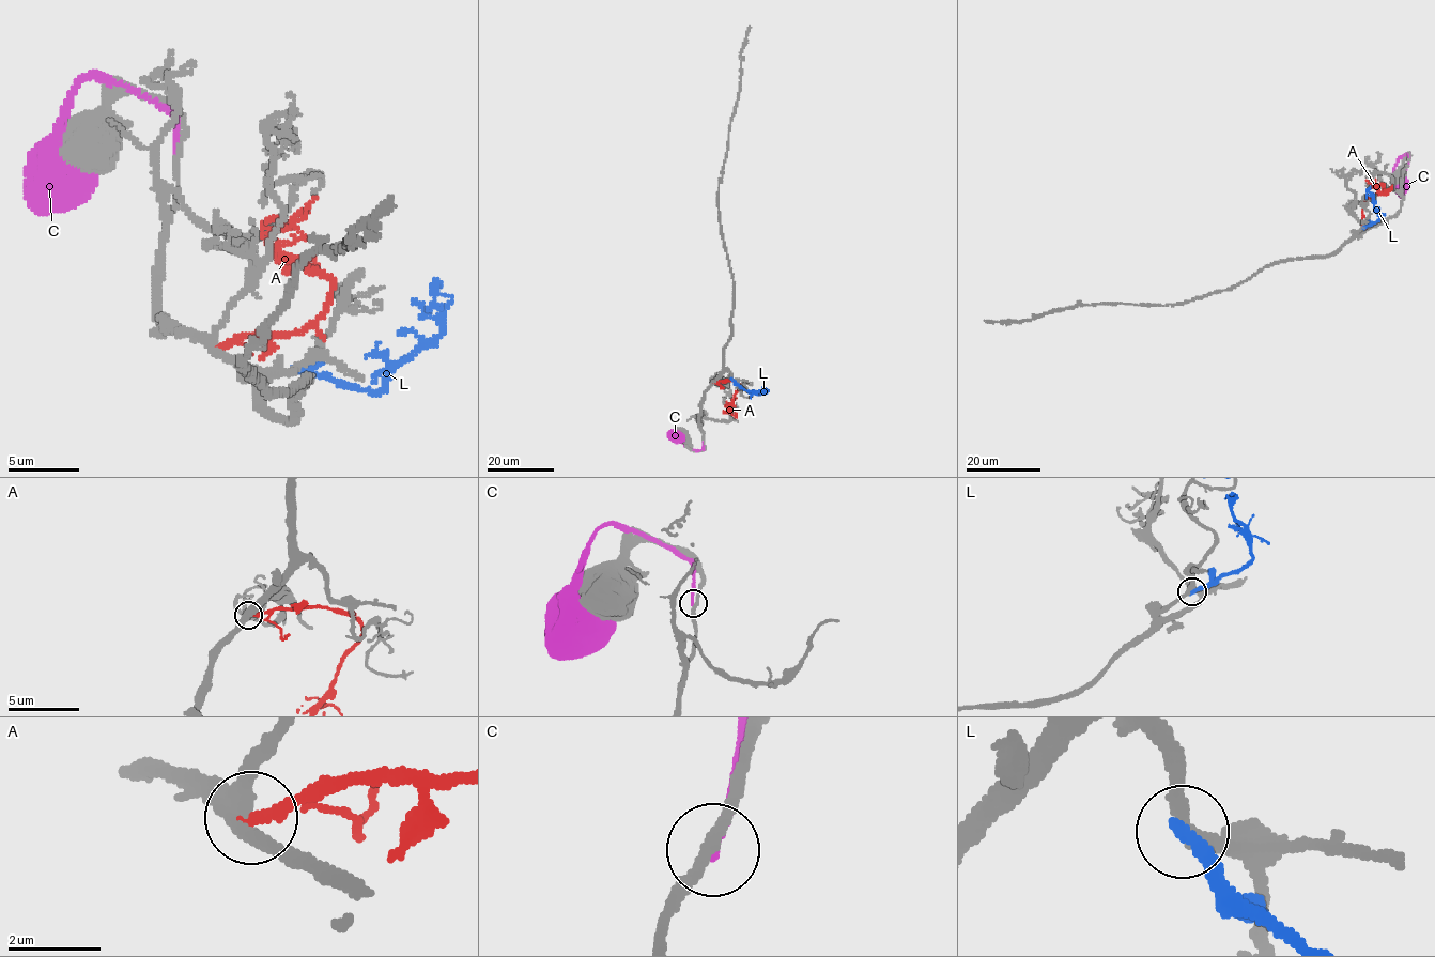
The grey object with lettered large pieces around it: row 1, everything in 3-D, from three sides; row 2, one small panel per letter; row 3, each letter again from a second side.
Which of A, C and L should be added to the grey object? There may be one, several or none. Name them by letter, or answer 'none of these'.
none of these

